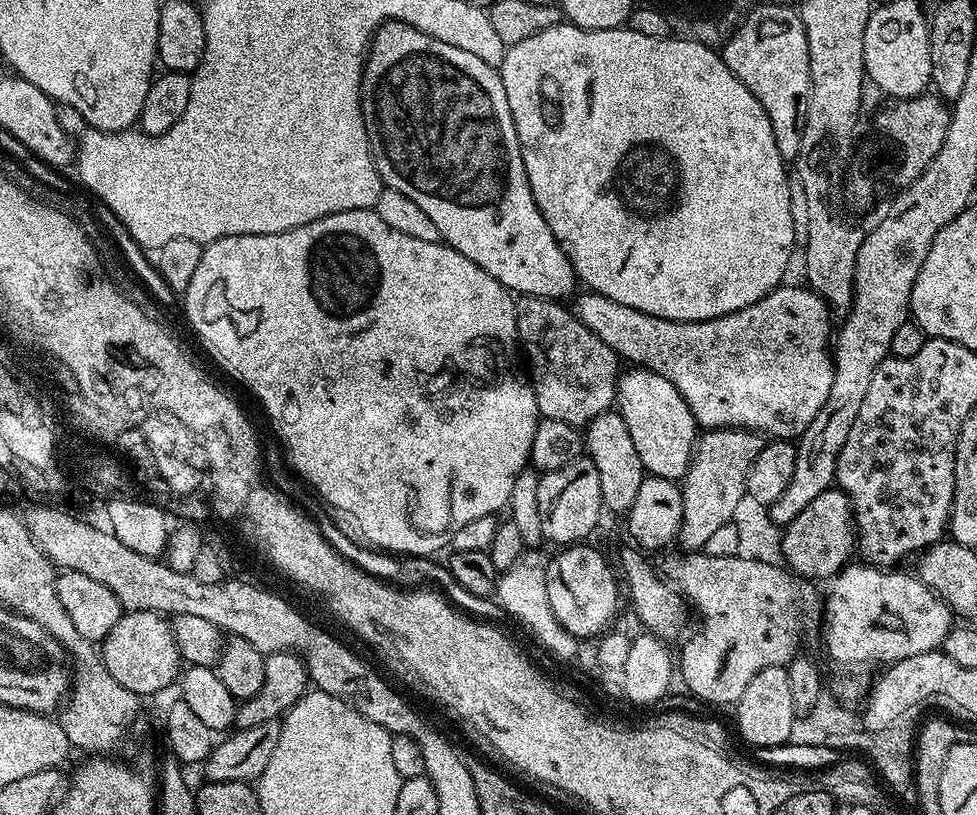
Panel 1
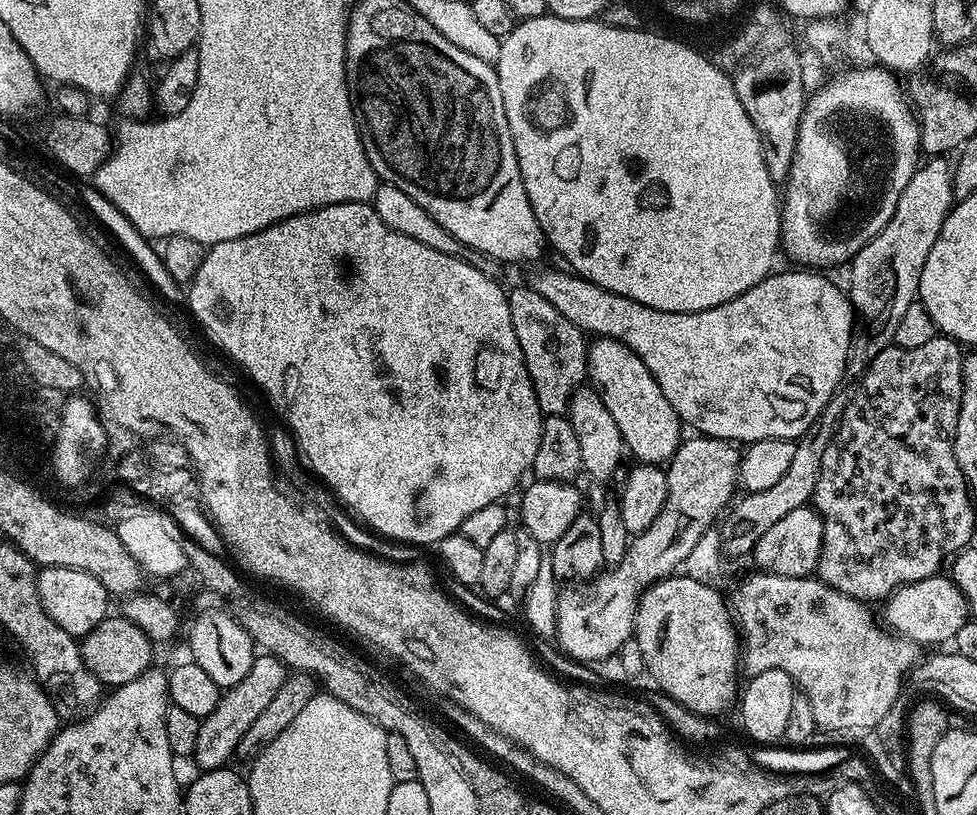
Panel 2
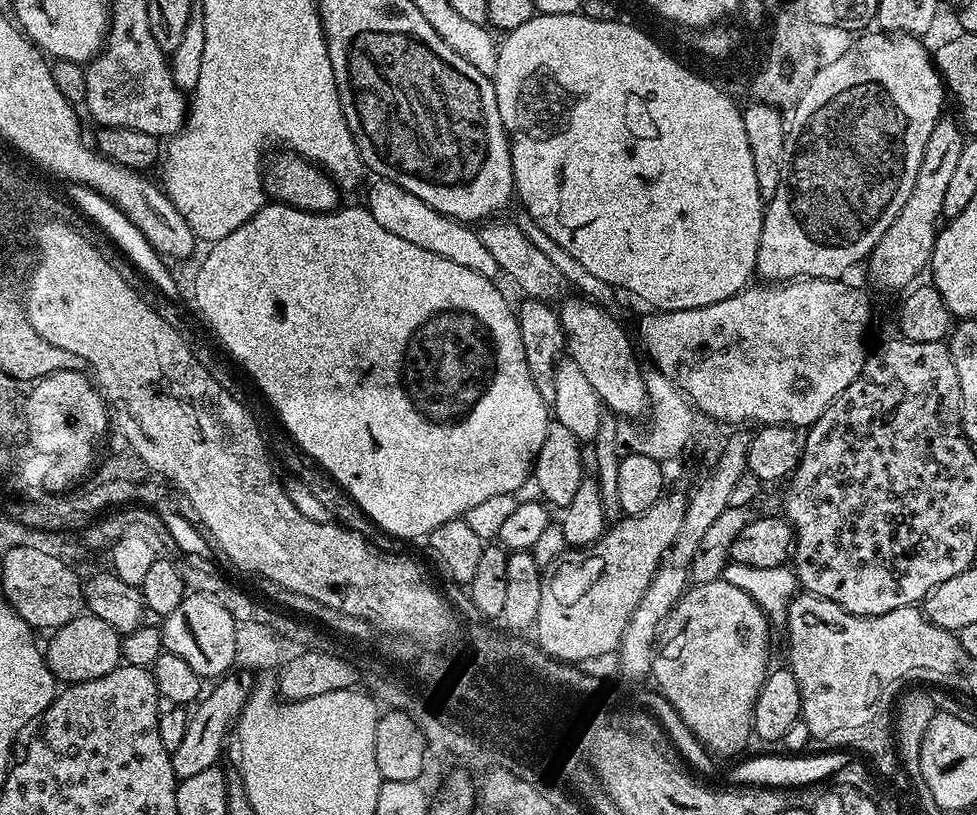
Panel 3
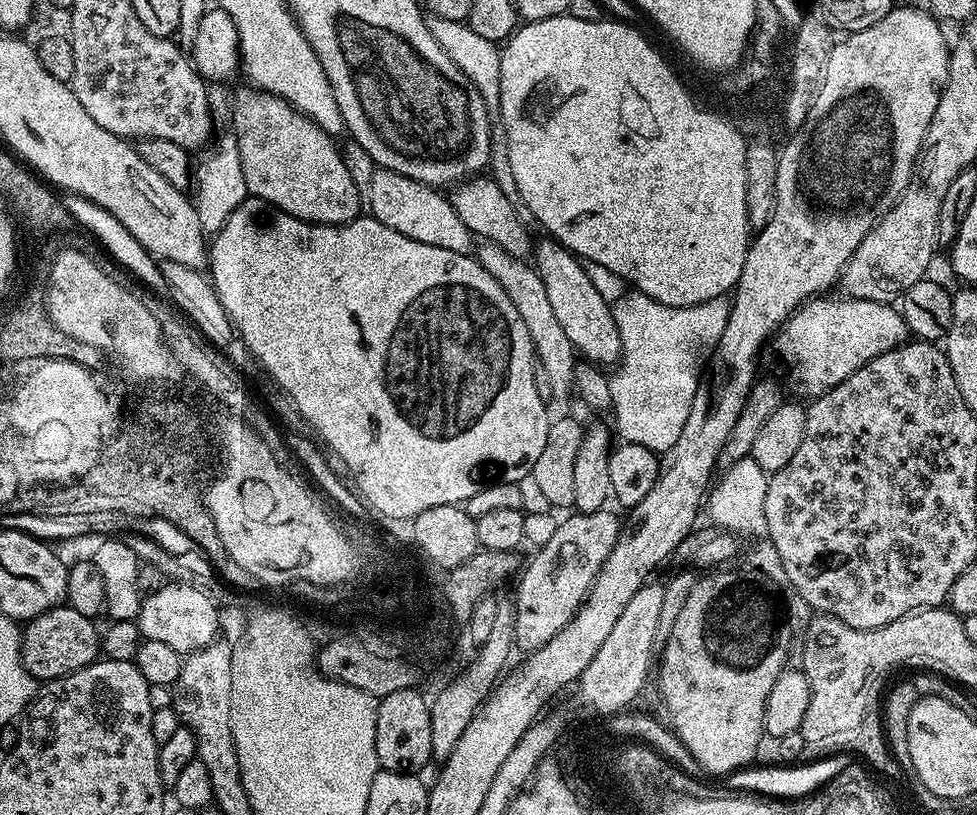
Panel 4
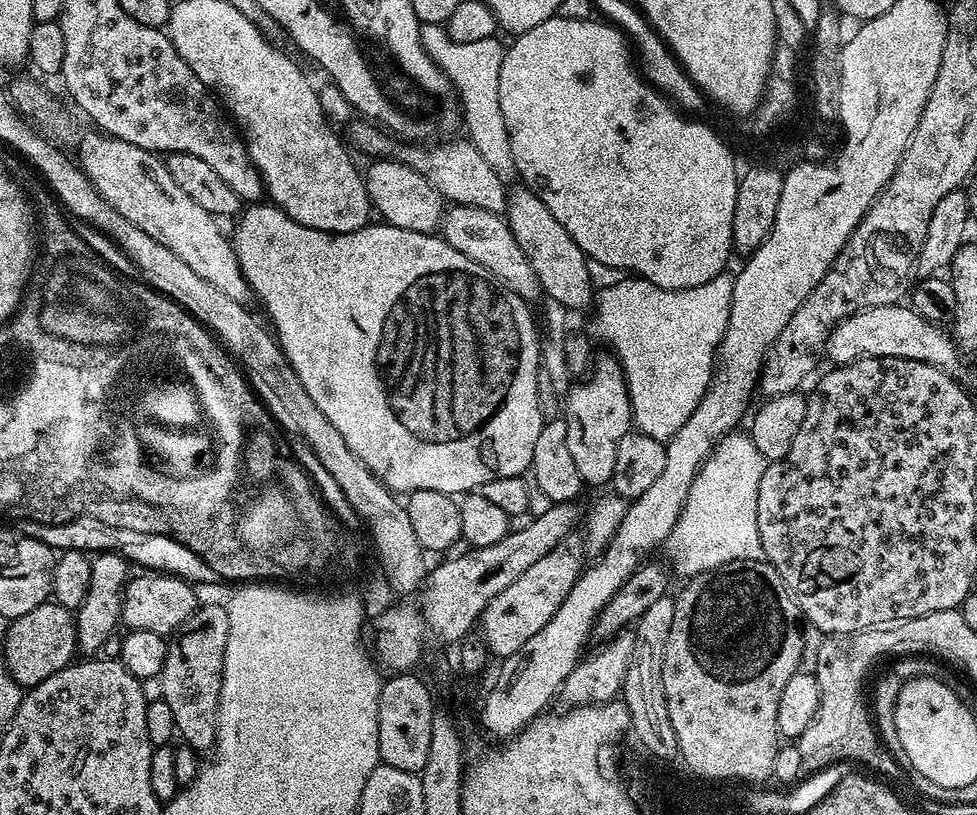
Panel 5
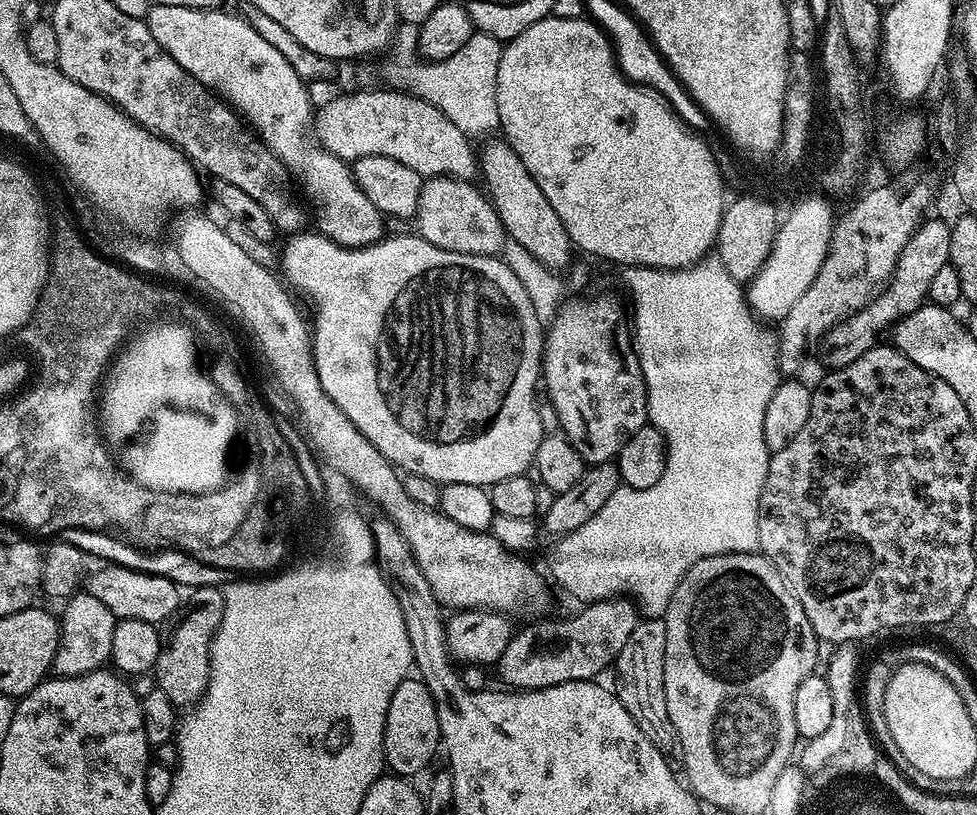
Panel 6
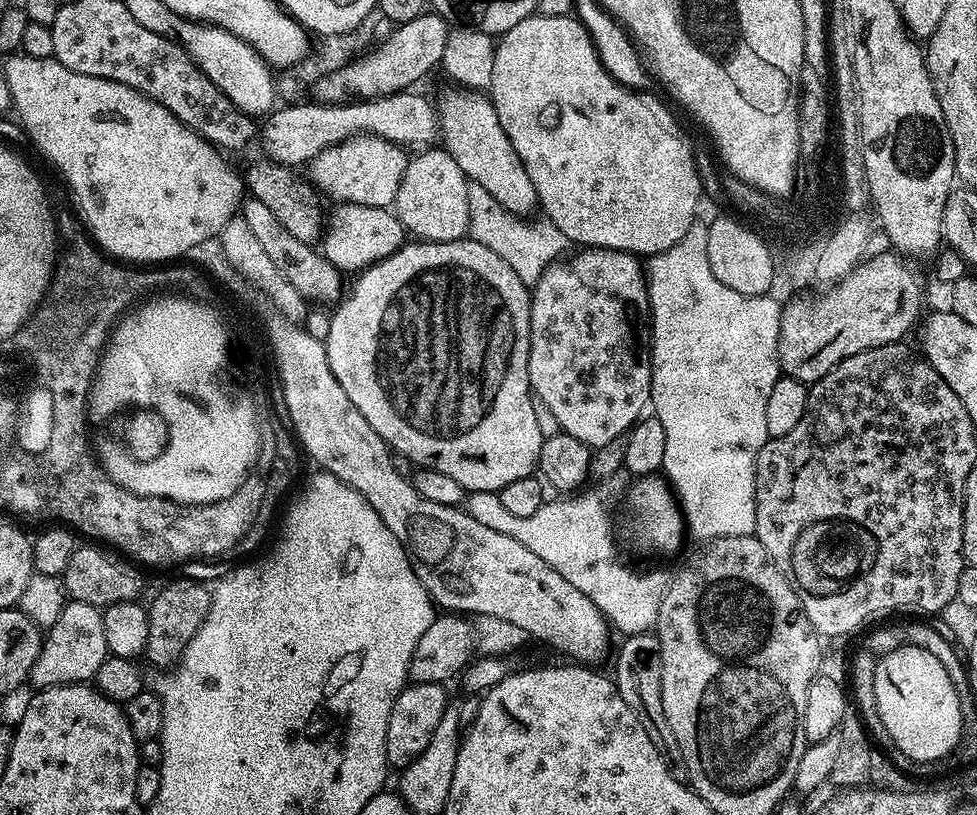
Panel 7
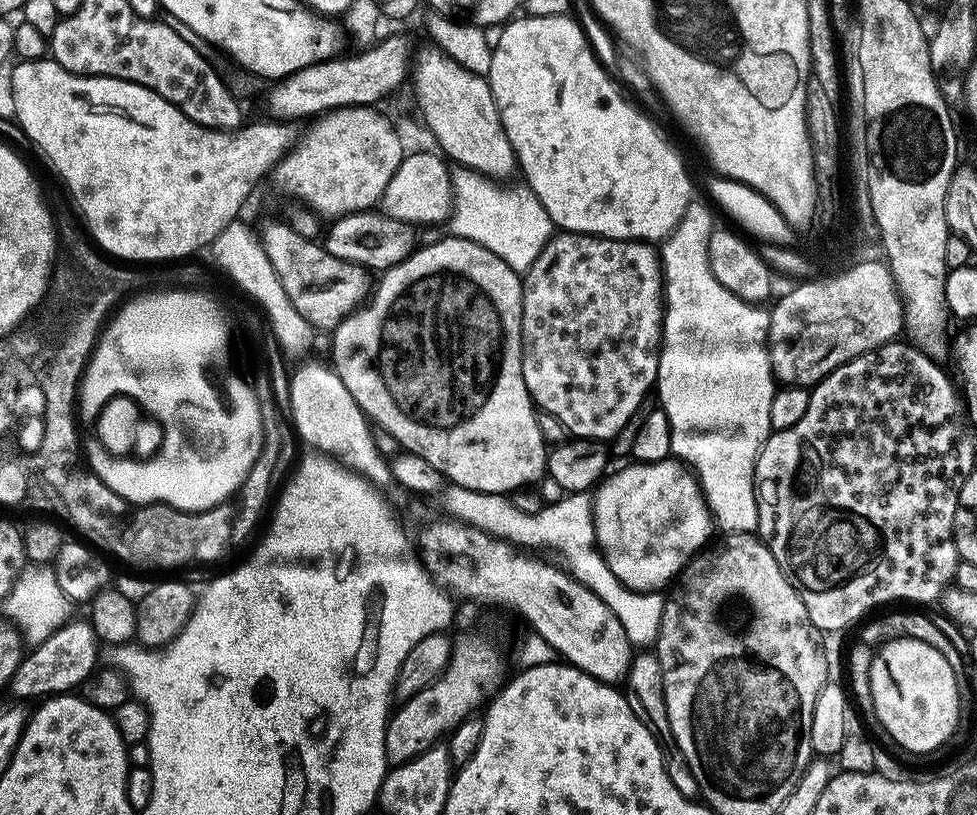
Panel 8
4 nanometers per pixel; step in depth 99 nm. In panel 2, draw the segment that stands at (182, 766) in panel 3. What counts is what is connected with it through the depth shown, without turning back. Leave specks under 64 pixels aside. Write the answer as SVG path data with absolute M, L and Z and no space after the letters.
M260 654L253 659L246 678L242 678L242 682L227 689L214 706L214 710L210 710L210 714L202 717L198 726L198 738L194 742L191 754L191 759L196 760L197 769L209 772L215 768L222 768L231 761L228 759L236 756L238 742L242 742L246 730L250 730L250 725L258 719L258 714L262 714L262 710L266 710L274 694L278 694L285 675L285 665L276 657Z

